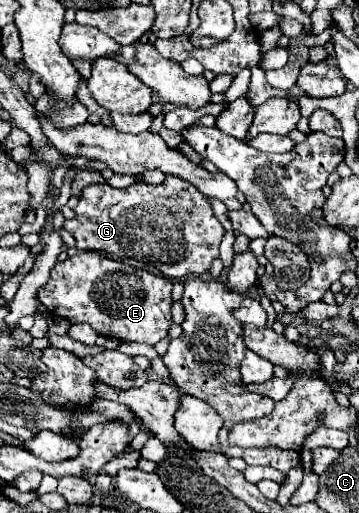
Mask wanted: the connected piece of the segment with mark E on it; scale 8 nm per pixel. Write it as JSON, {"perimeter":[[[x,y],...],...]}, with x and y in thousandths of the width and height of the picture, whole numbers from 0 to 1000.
{"perimeter":[[[217,491],[139,526],[139,550],[106,565],[111,589],[150,616],[189,620],[201,632],[245,628],[267,651],[334,667],[401,667],[429,674],[468,655],[479,632],[479,546],[357,519],[284,495]]]}

